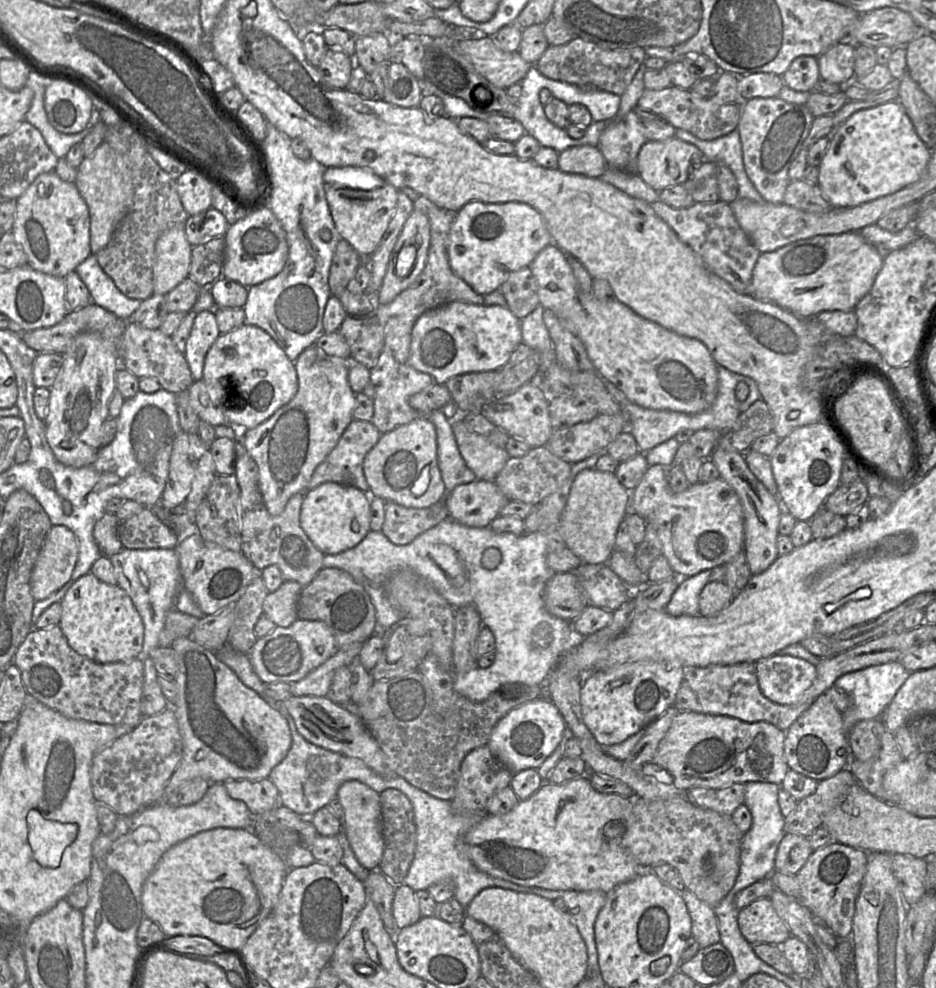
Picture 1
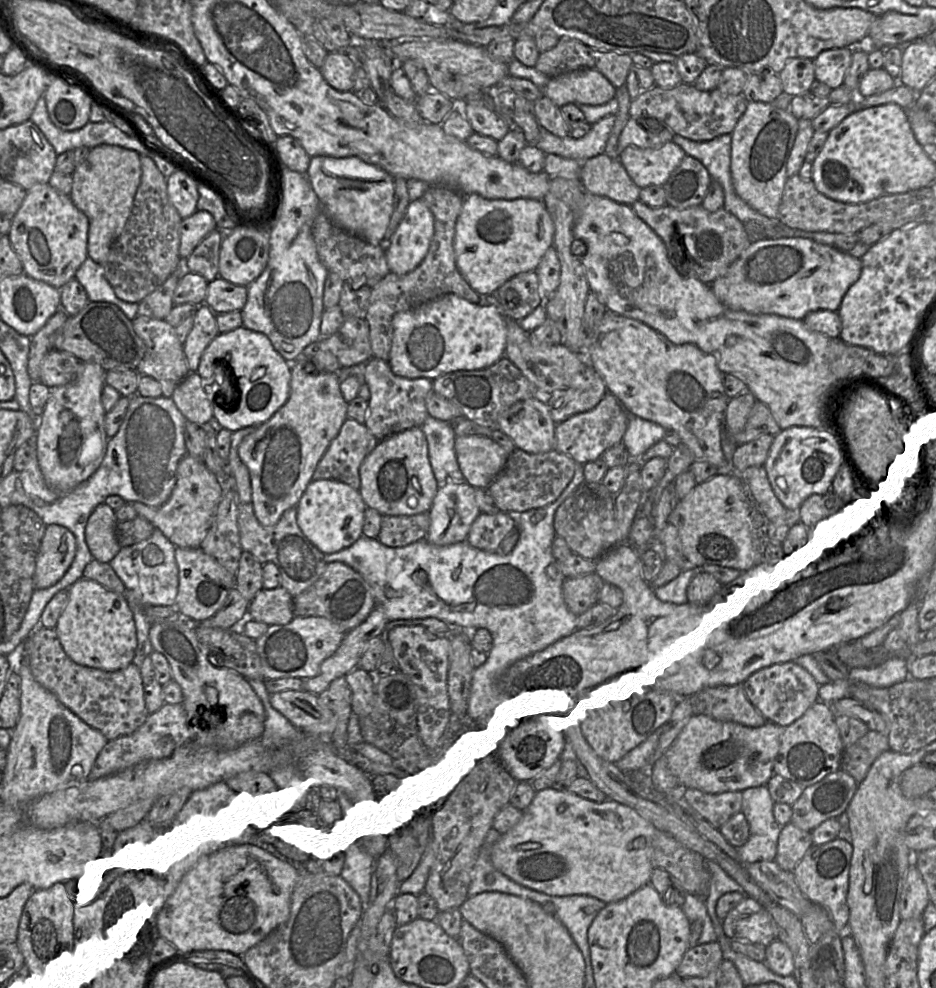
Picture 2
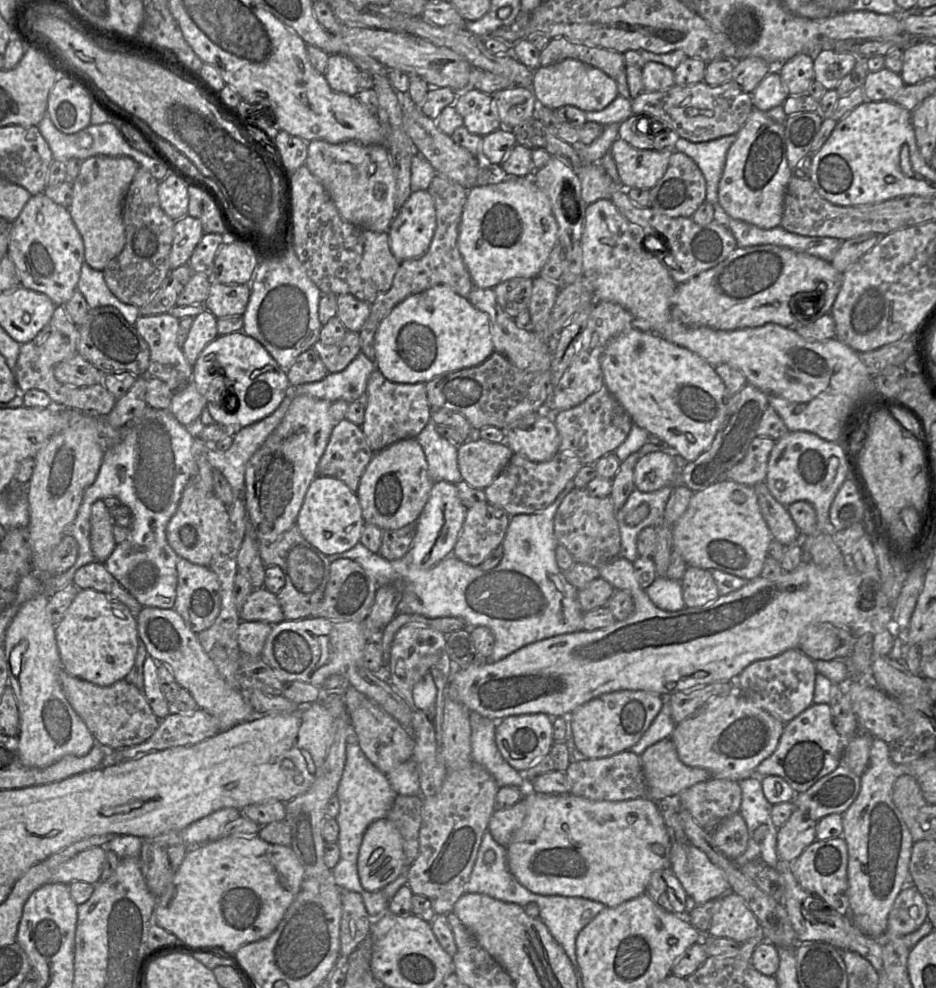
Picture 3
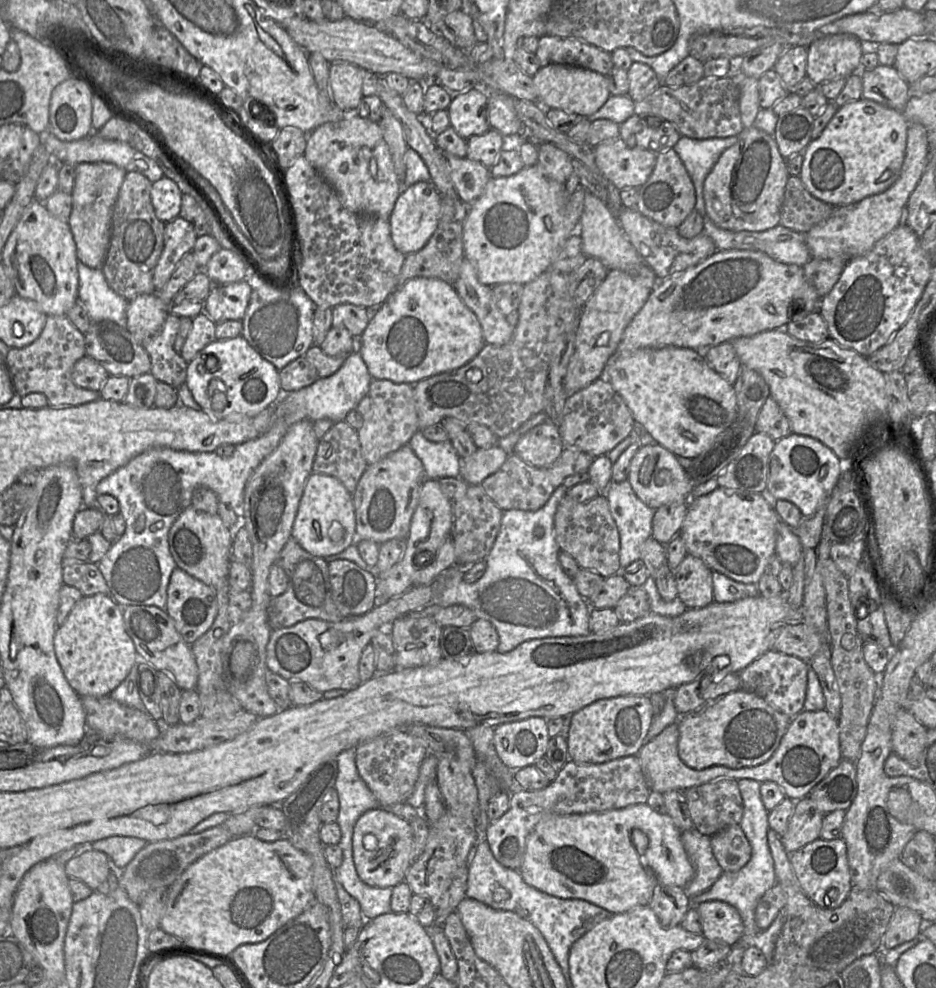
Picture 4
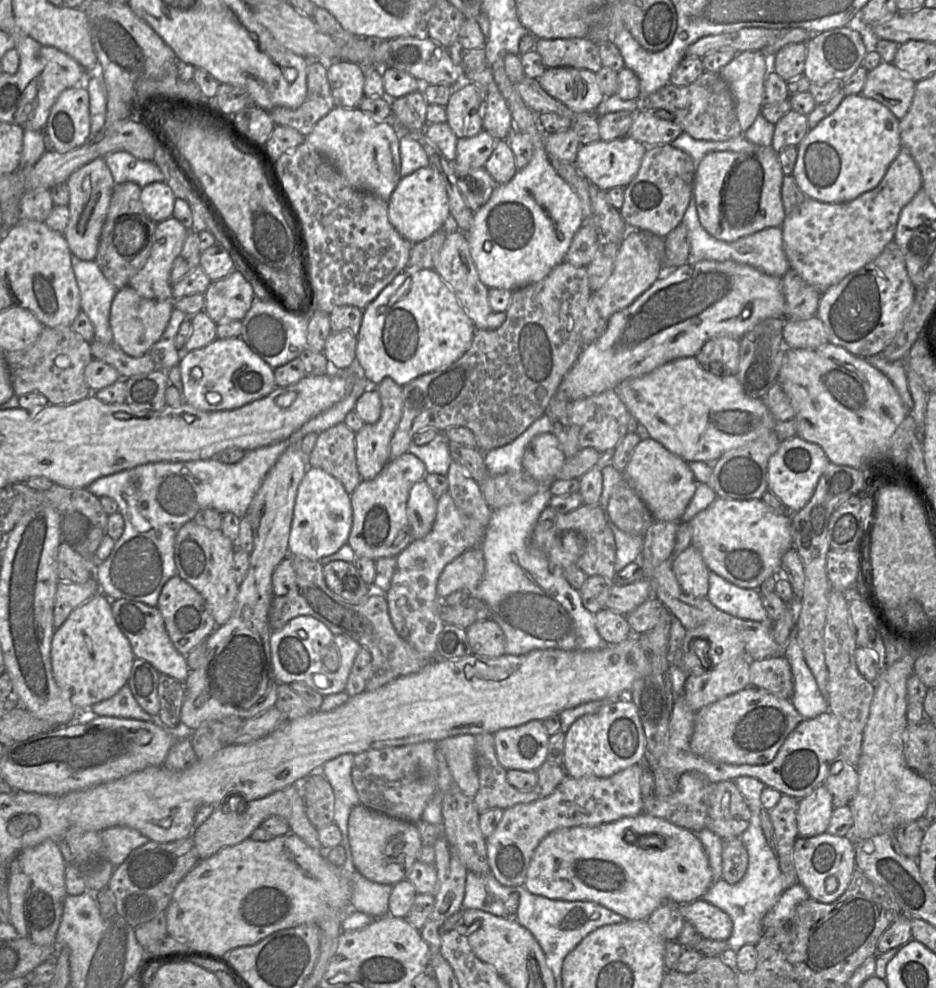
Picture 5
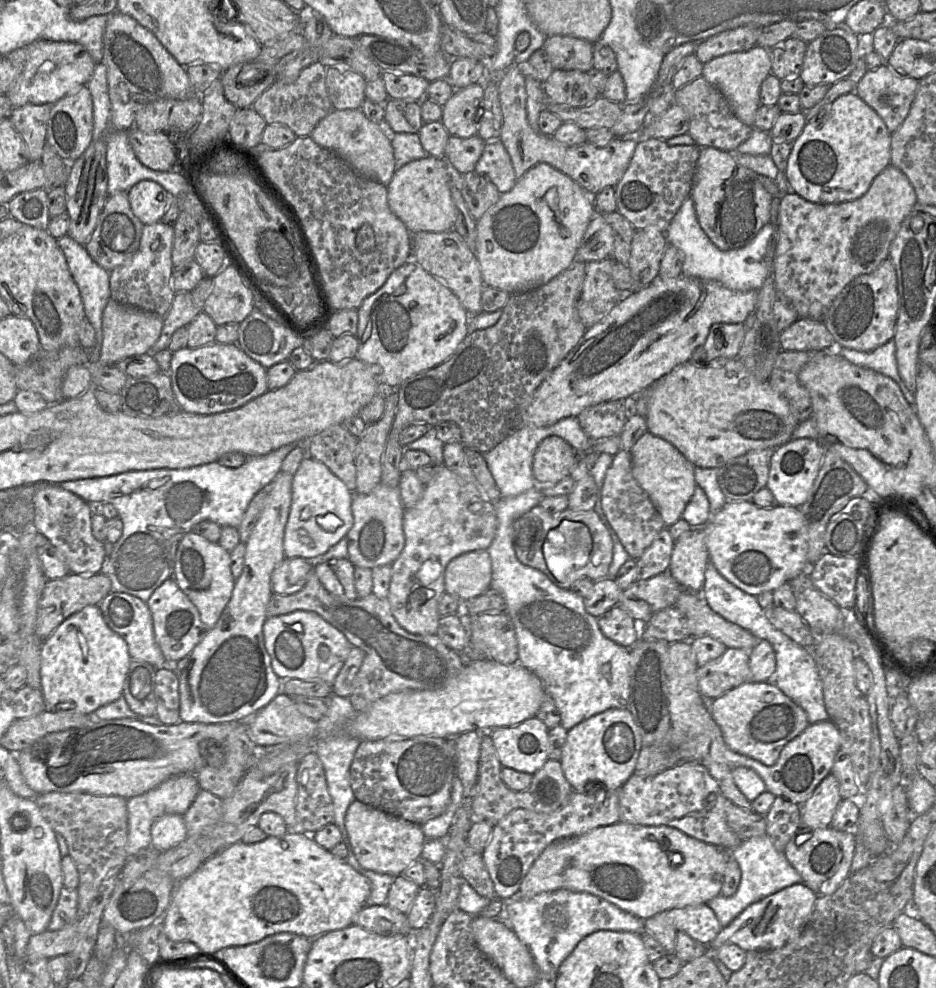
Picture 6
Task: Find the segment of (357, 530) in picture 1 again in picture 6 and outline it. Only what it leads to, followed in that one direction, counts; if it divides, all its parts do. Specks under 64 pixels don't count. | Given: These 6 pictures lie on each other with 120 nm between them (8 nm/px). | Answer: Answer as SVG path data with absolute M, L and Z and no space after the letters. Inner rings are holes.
M306 456L292 482L292 501L285 526L283 548L285 557L312 560L346 537L353 525L353 493L322 462Z

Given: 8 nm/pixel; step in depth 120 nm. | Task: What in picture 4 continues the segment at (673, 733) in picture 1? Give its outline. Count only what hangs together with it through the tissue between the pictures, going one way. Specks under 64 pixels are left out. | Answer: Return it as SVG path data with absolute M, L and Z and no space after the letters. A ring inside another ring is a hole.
M738 690L680 716L678 754L688 767L702 770L711 766L731 769L757 766L777 750L791 718L774 709L753 693Z

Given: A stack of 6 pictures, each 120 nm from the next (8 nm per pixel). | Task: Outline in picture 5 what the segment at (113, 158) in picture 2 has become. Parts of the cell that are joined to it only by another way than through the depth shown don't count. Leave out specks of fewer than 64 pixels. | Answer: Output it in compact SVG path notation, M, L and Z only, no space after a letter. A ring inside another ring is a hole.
M98 157L75 170L66 183L69 189L70 216L63 235L71 254L84 261L93 261L115 186L111 171L104 158Z

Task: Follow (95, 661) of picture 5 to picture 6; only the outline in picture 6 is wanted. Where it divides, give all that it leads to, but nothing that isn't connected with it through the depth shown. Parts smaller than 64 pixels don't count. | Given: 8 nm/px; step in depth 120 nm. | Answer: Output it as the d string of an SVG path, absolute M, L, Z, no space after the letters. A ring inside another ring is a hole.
M98 605L86 606L43 641L40 690L45 710L89 715L119 699L130 662L127 643L108 627Z

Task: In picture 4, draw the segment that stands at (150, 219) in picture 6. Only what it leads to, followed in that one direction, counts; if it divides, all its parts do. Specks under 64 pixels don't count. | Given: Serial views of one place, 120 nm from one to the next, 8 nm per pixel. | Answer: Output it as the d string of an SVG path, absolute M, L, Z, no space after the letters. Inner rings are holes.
M167 177L152 183L151 203L156 217L167 223L179 216L182 193L177 184Z

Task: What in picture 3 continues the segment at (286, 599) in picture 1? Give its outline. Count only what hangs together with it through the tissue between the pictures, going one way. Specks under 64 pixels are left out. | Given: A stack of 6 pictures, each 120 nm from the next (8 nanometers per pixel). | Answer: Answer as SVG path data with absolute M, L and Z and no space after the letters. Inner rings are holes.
M265 587L254 589L239 611L241 621L261 621L276 625L284 621L277 595Z

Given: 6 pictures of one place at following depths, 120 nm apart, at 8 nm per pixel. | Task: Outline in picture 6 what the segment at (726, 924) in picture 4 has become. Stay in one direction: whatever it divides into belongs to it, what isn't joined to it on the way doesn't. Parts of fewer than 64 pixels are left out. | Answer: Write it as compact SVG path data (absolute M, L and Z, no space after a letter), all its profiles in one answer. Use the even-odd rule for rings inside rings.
M707 904L666 911L677 931L688 934L701 944L710 944L722 929L714 911Z

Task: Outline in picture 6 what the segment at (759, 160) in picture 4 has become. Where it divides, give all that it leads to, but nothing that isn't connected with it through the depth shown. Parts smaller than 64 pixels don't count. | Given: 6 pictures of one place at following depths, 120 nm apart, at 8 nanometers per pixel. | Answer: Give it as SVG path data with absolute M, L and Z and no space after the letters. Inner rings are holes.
M701 147L693 179L691 198L698 222L712 241L722 251L739 249L749 244L764 225L772 222L771 205L773 195L770 194L757 173L738 163L733 152L722 151L713 147Z

